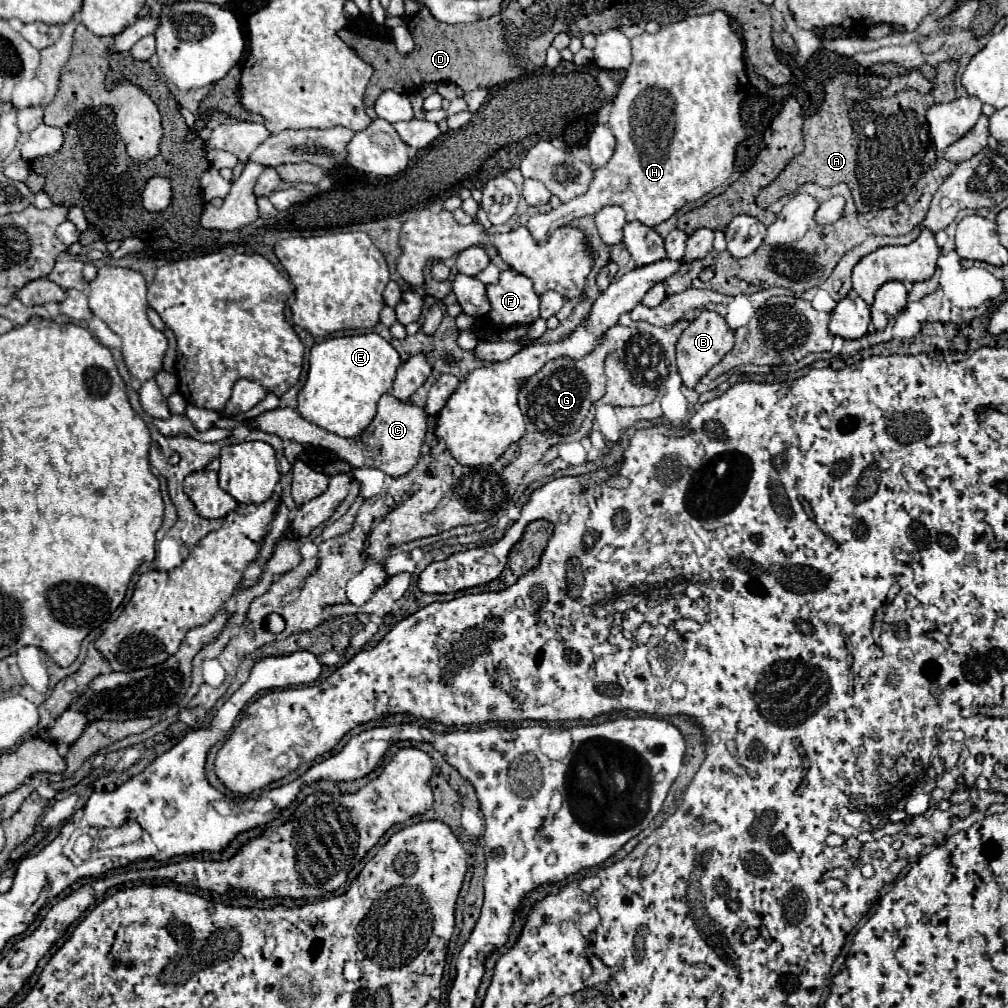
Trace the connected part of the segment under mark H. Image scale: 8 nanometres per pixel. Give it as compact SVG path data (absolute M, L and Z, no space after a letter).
M720 10L662 26L656 34L644 32L632 38L632 64L610 112L610 130L616 136L614 156L604 168L594 172L594 180L586 194L546 214L532 216L526 224L532 236L544 244L556 228L570 224L574 218L596 214L608 204L622 206L628 222L640 220L642 224L658 226L686 202L698 200L722 186L734 172L736 146L746 138L746 130L740 122L740 102L748 88L742 52L742 42L730 24L730 16Z

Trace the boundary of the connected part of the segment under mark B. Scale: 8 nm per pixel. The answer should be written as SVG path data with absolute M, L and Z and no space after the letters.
M702 310L702 314L690 322L690 326L680 334L676 342L676 362L678 362L678 374L682 376L684 386L694 388L698 380L714 366L718 364L730 350L734 348L734 330L726 324L726 320L710 310Z

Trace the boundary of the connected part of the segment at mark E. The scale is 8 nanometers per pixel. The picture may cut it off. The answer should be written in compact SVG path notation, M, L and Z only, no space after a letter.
M370 332L318 342L312 346L308 362L306 384L298 394L300 416L332 434L354 438L376 416L380 396L390 392L400 356L388 340Z

